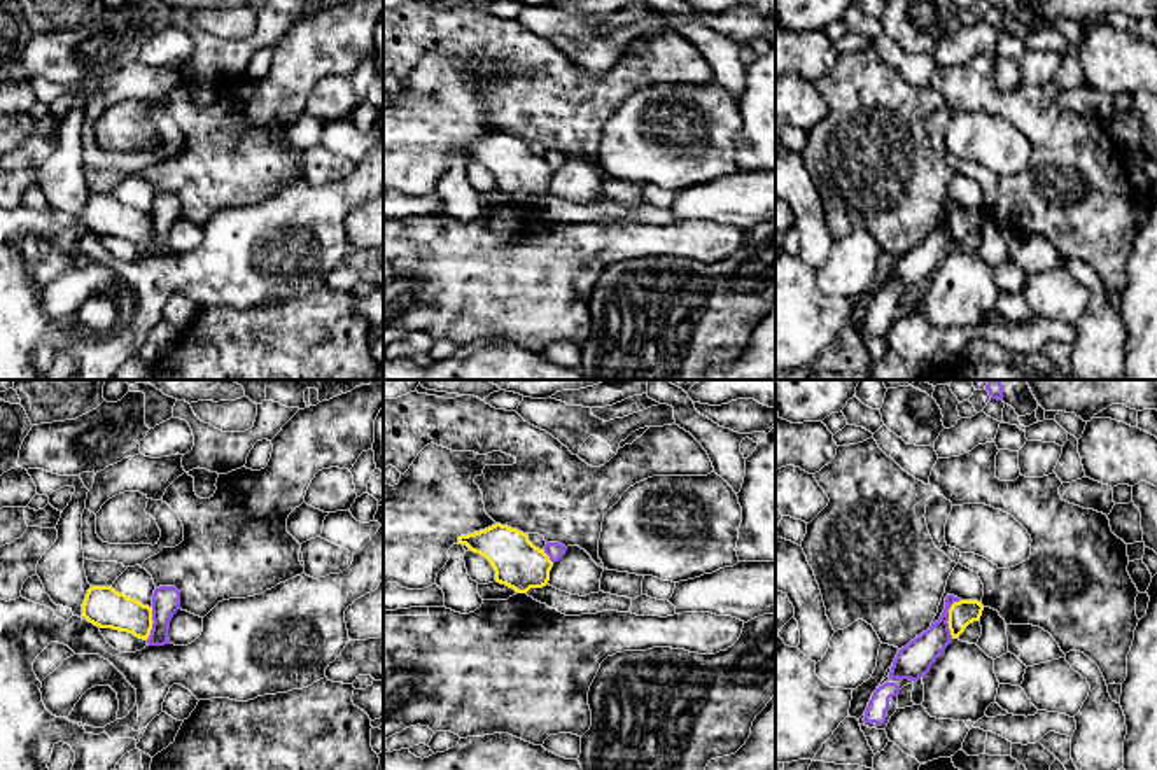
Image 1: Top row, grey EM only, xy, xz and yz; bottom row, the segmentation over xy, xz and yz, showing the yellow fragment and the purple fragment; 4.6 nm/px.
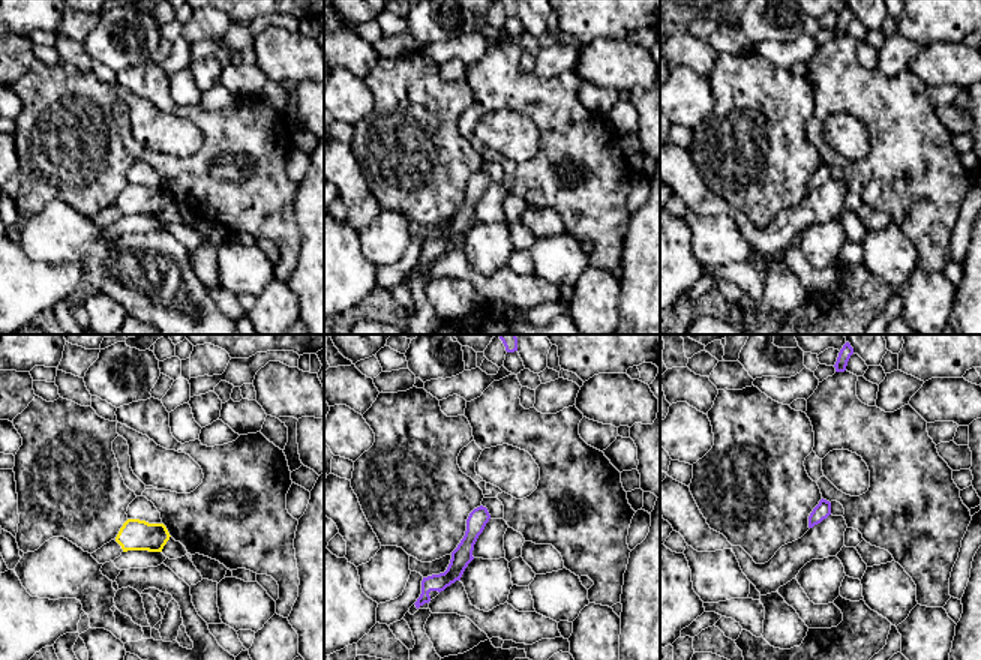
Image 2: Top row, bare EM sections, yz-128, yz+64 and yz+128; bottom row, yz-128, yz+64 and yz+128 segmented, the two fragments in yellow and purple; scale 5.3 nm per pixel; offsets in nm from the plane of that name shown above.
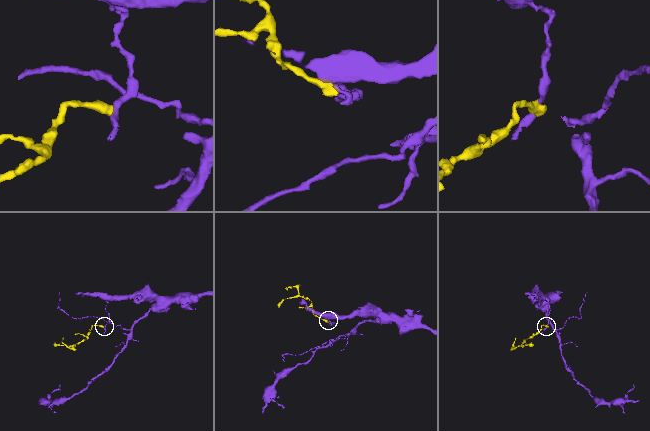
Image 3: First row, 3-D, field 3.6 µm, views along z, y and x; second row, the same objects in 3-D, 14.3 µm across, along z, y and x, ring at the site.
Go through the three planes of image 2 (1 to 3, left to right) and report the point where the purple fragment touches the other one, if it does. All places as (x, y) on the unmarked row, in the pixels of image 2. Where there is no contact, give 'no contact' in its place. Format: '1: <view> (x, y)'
1: no contact
2: no contact
3: no contact

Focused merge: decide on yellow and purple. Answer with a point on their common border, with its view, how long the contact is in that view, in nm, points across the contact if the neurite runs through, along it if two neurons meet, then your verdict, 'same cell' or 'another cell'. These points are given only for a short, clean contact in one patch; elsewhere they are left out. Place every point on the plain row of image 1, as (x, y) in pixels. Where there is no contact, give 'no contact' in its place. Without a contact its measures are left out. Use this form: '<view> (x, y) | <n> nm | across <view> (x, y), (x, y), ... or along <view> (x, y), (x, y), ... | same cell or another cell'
yz (949, 226) | 190 nm | along yz (960, 207), (949, 217), (947, 237), (951, 245) | another cell

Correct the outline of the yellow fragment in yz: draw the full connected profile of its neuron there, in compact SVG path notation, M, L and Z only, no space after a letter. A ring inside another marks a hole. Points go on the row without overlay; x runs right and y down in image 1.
M978 208L954 210L949 217L949 229L947 229L952 247L957 247L970 231L978 229L982 219L984 214Z

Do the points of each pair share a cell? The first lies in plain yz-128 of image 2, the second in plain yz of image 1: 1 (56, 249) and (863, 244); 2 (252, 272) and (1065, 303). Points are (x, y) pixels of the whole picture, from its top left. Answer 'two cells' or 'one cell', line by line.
1: one cell
2: one cell

